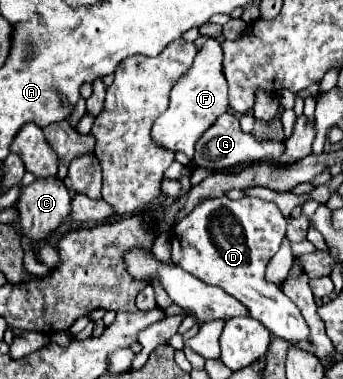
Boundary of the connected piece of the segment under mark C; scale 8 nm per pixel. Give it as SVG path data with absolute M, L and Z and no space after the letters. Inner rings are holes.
M58 175L42 177L22 187L16 201L22 233L32 241L44 239L68 217L70 201L72 195Z

